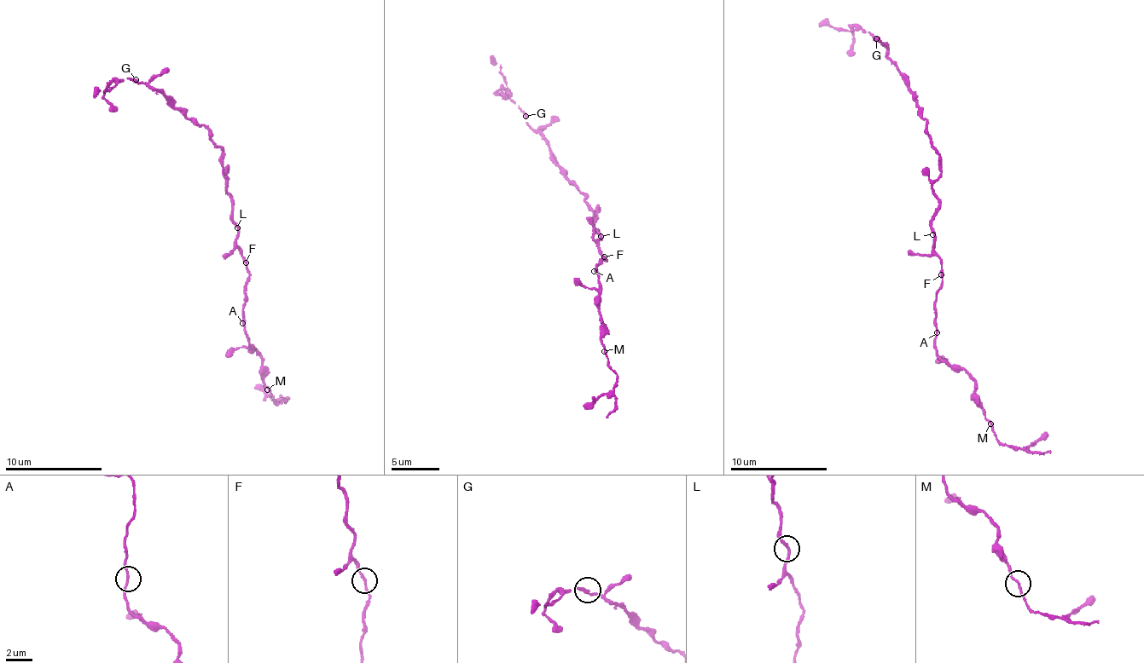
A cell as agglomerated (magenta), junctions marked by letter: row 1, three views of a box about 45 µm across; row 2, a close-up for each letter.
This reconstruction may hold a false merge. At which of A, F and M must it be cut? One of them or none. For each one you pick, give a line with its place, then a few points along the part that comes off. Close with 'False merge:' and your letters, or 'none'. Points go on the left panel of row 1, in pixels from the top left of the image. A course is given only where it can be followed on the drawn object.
False merge: none

